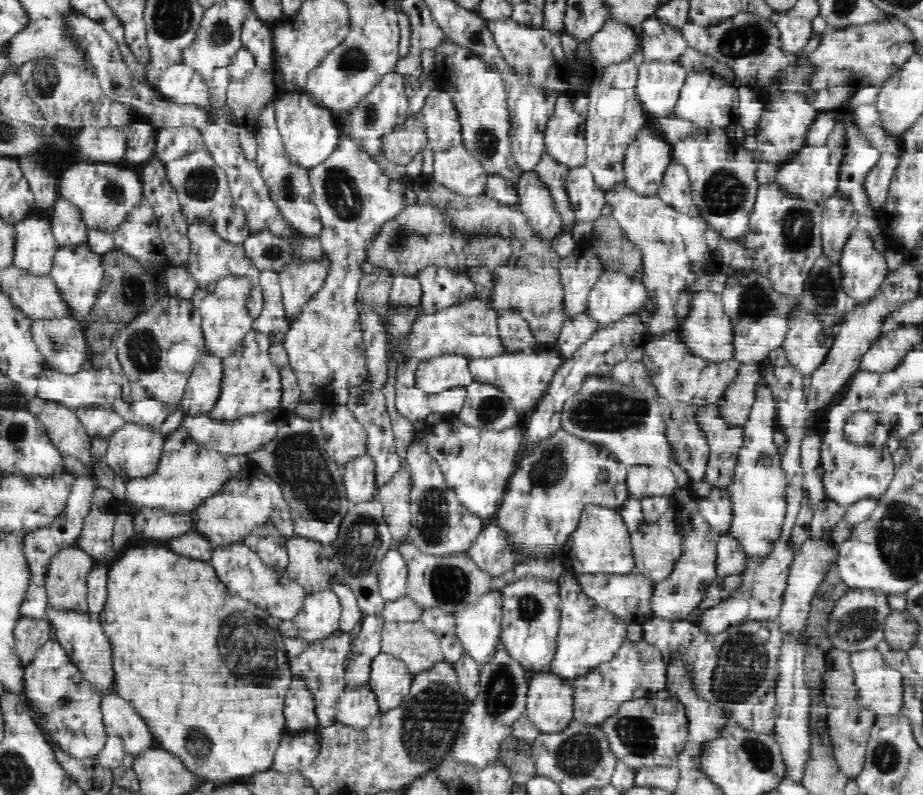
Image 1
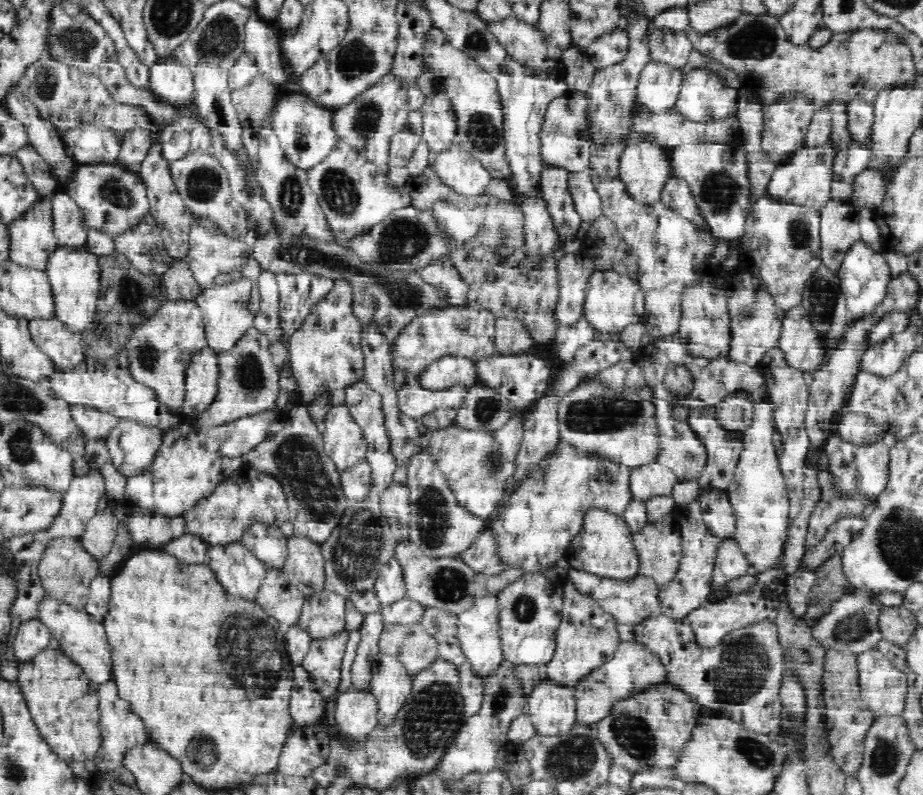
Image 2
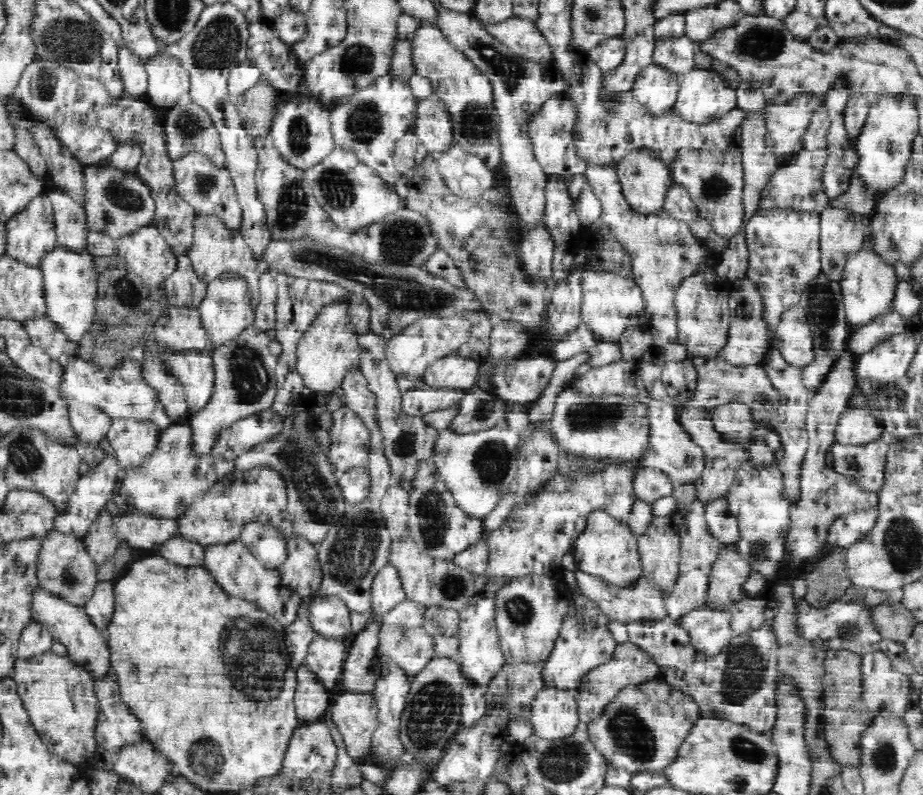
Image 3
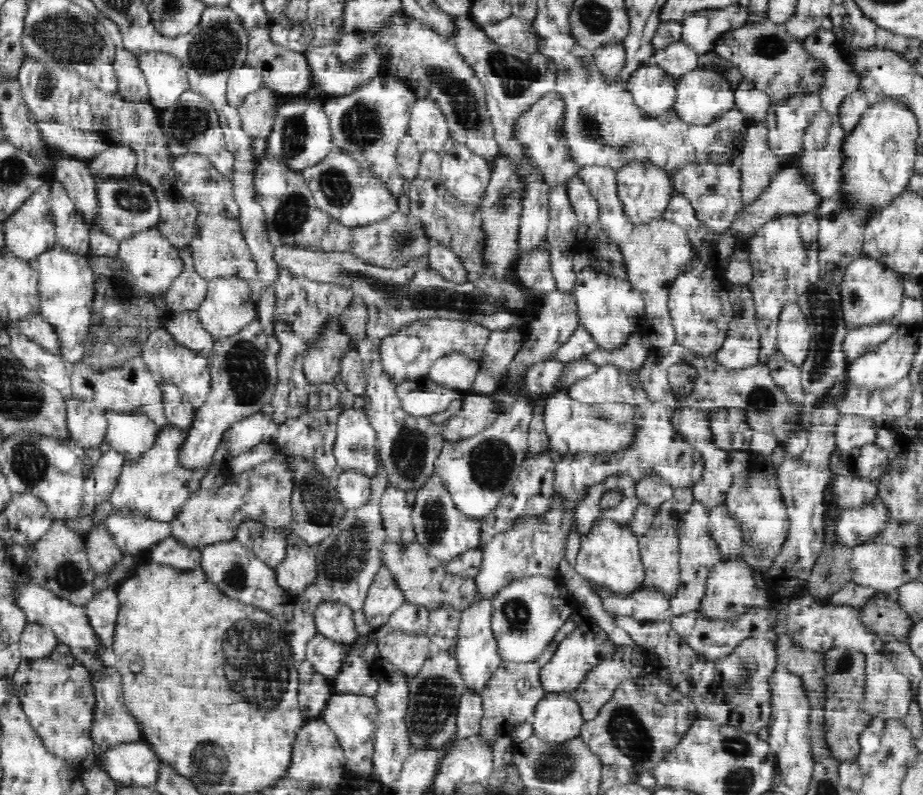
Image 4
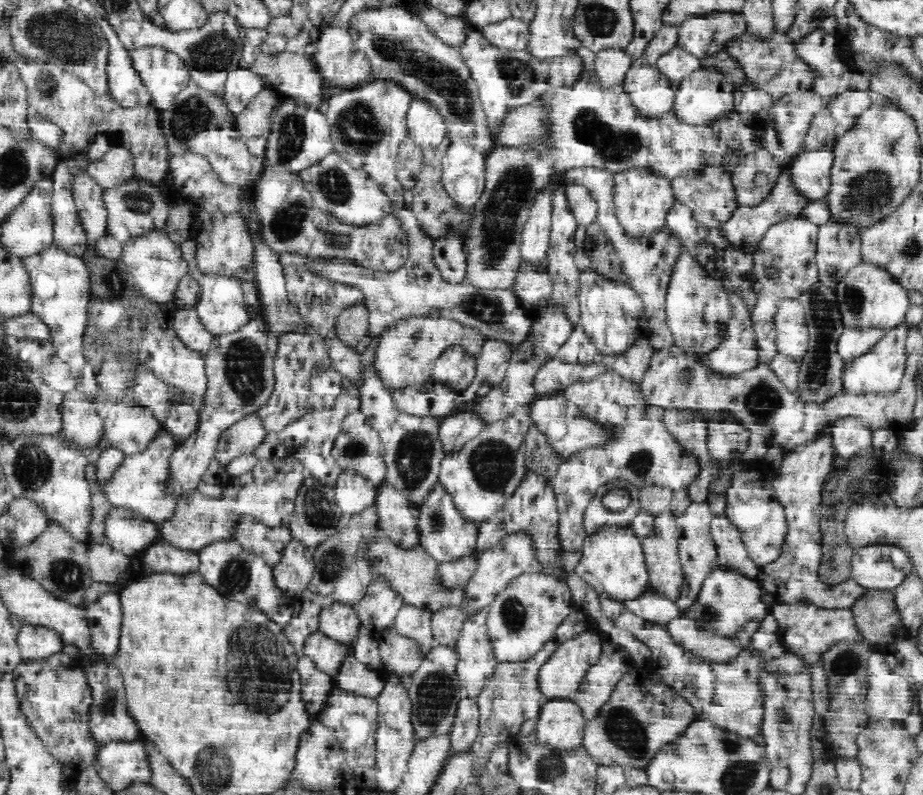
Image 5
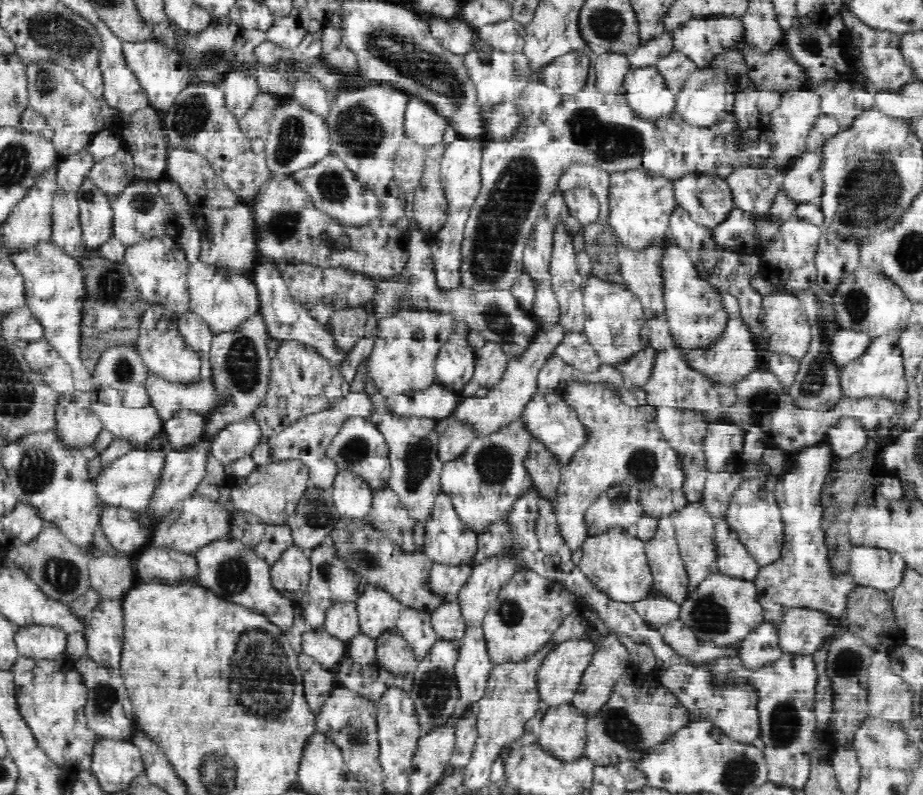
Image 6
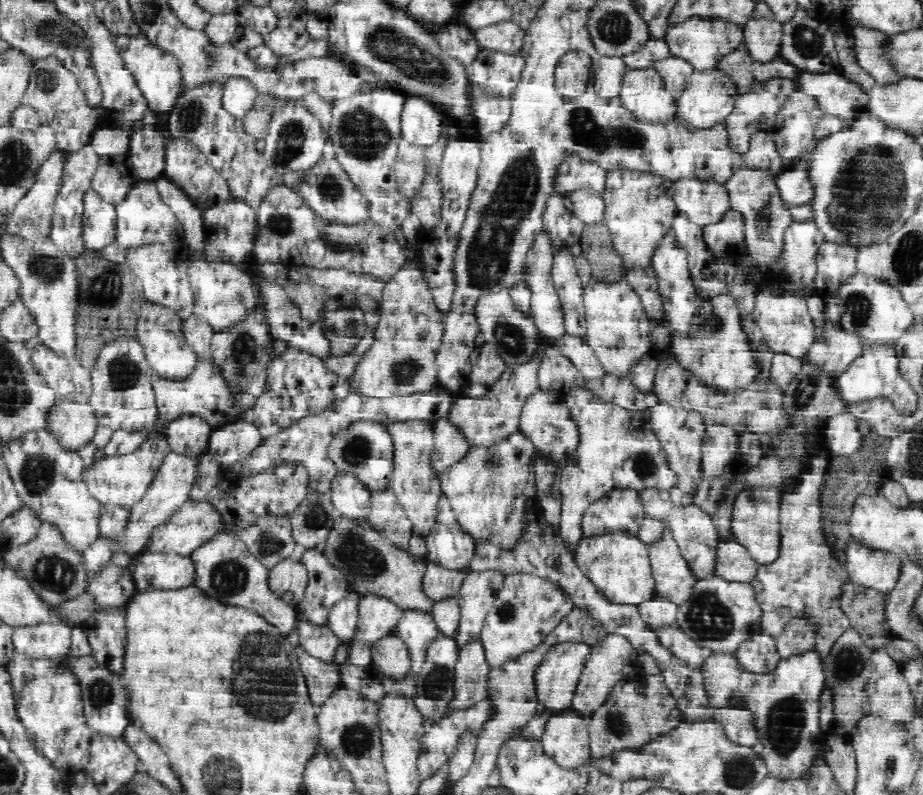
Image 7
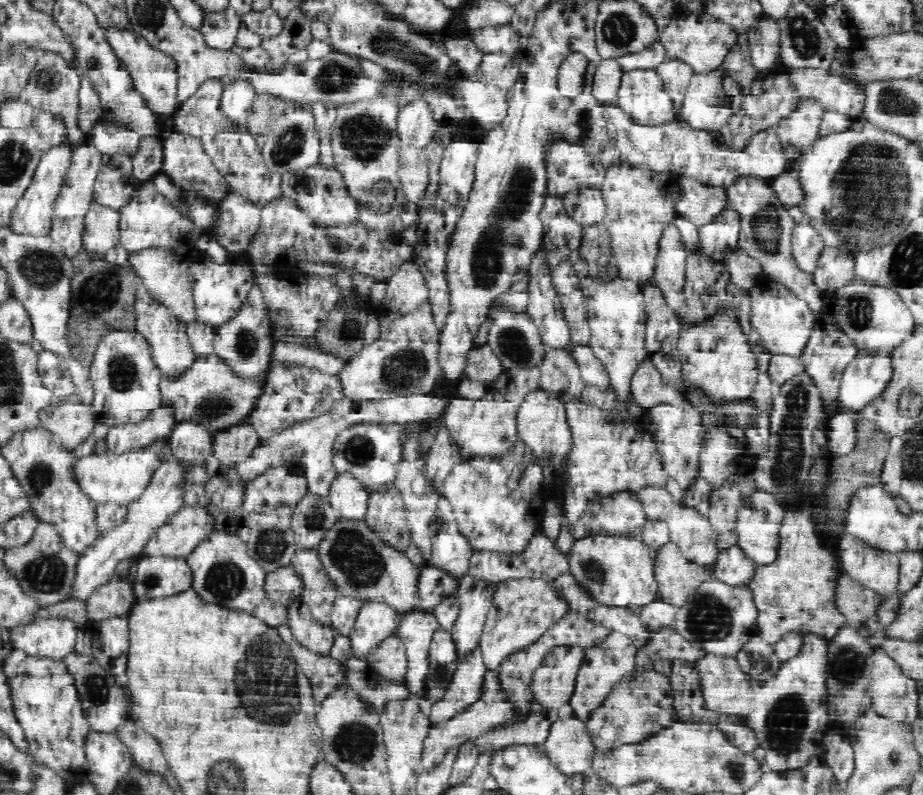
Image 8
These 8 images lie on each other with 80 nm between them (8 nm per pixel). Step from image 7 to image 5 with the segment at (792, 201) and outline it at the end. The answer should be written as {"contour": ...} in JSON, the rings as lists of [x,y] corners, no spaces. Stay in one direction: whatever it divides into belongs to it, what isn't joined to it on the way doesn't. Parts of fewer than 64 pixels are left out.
{"contour":[[[832,139],[820,151],[802,151],[787,167],[789,182],[795,188],[795,193],[810,202],[818,201],[828,194]]]}

